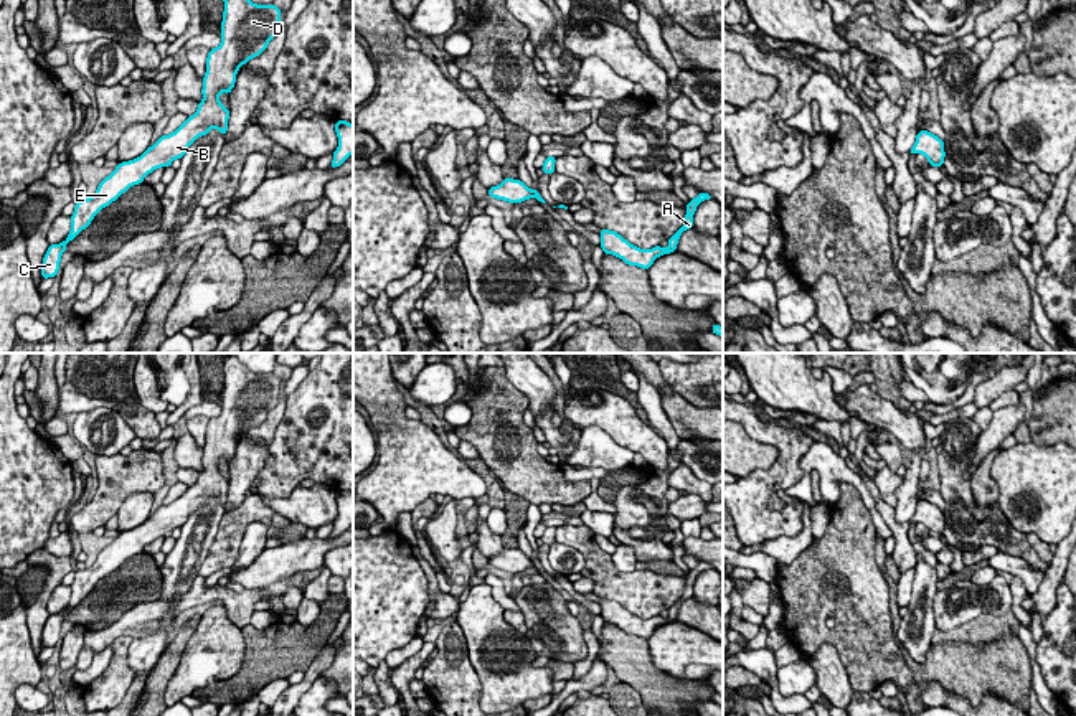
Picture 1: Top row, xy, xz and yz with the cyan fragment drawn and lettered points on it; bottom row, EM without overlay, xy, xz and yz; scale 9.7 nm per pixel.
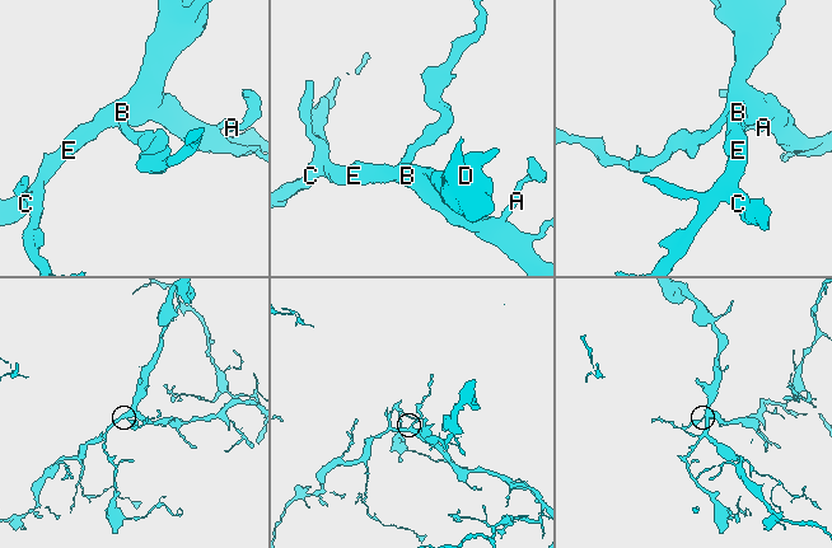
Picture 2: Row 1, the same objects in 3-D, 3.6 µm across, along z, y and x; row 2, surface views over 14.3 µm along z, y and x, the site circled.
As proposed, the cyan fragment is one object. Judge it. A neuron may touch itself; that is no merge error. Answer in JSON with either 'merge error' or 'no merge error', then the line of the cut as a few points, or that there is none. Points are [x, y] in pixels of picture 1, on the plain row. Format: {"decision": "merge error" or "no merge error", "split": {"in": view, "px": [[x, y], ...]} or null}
{"decision": "no merge error", "split": null}

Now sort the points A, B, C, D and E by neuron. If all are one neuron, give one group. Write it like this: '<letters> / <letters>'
A B C D E

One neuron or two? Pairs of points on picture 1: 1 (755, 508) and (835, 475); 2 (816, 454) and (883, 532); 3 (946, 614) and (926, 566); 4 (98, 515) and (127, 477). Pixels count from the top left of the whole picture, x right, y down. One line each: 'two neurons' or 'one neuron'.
1: two neurons
2: one neuron
3: two neurons
4: one neuron

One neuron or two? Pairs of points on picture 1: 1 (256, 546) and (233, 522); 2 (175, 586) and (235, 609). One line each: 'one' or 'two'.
1: two
2: two

